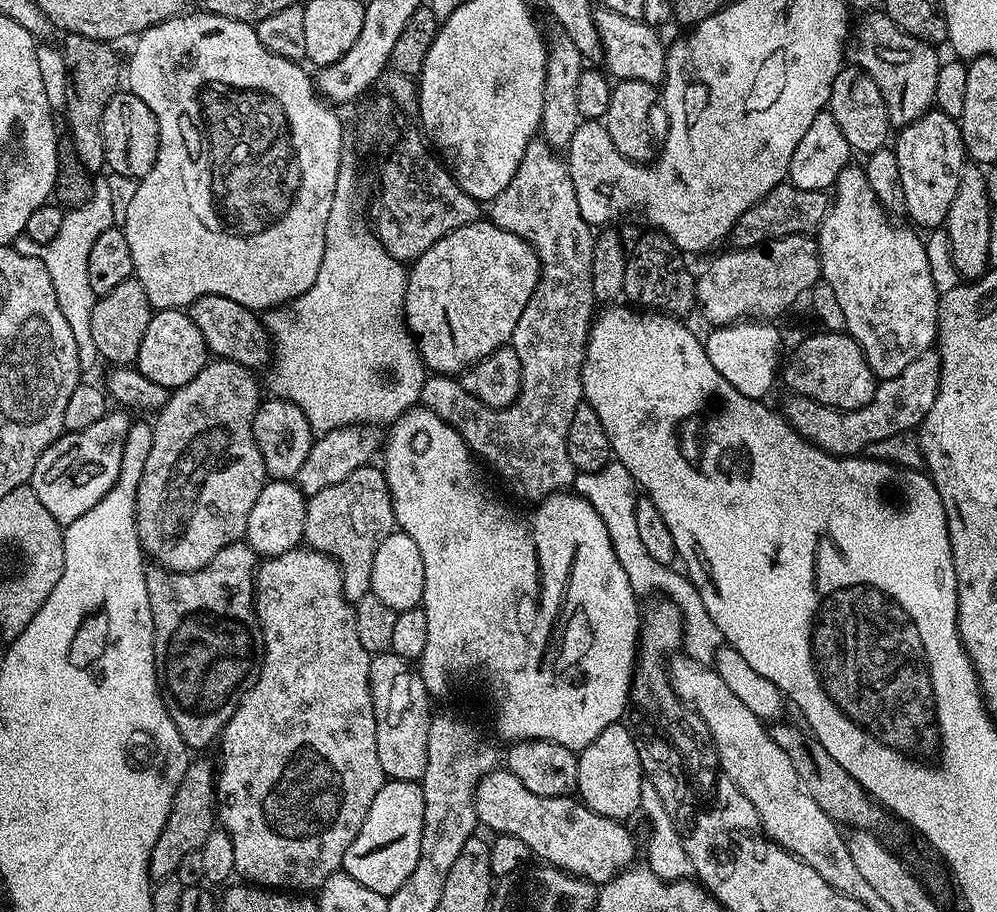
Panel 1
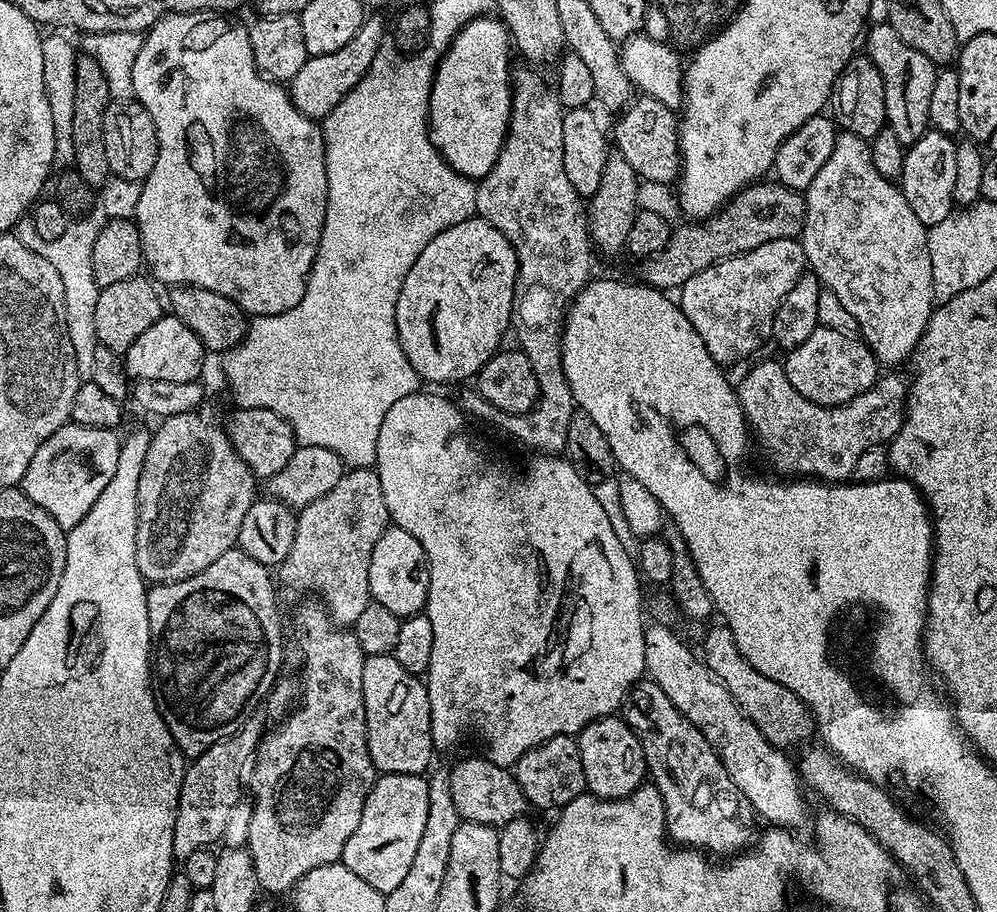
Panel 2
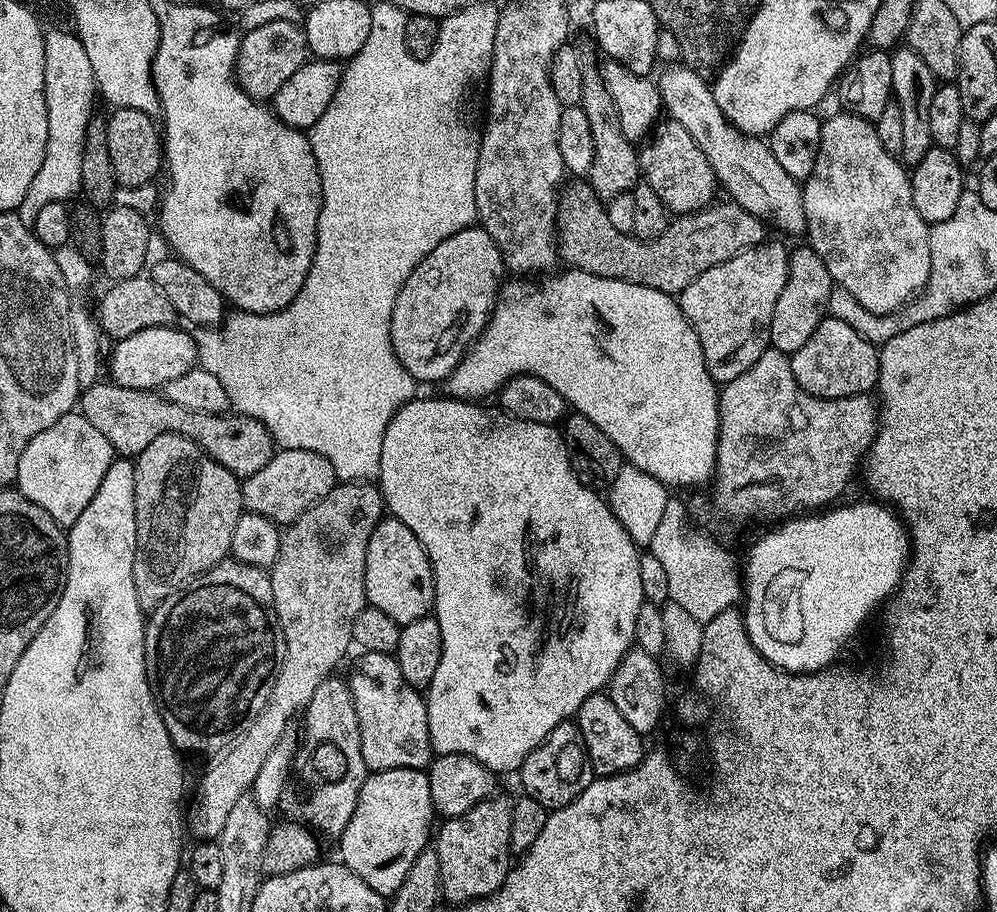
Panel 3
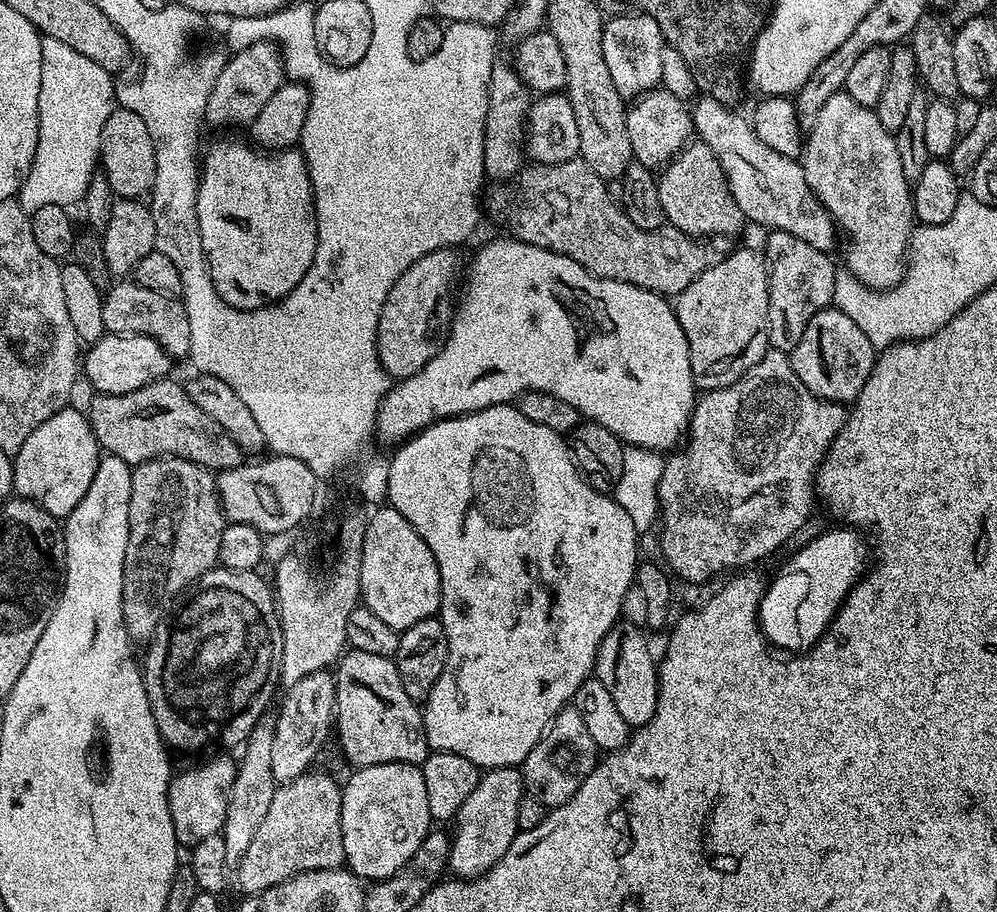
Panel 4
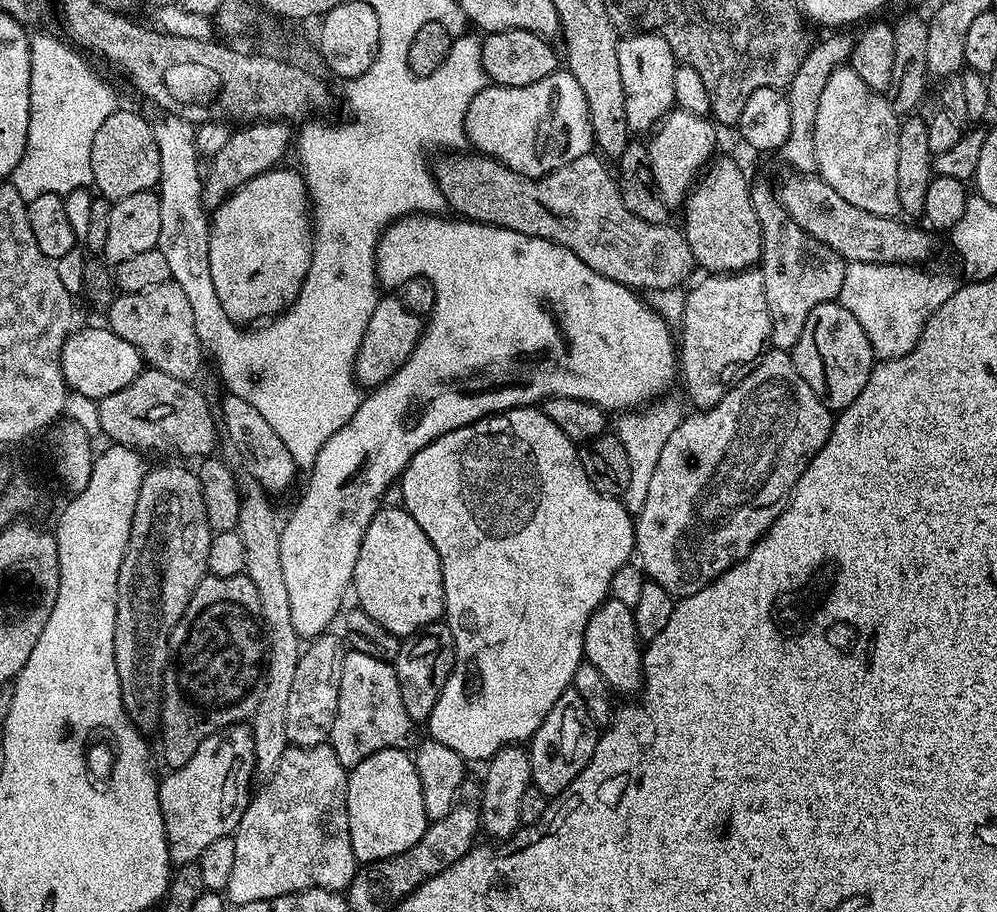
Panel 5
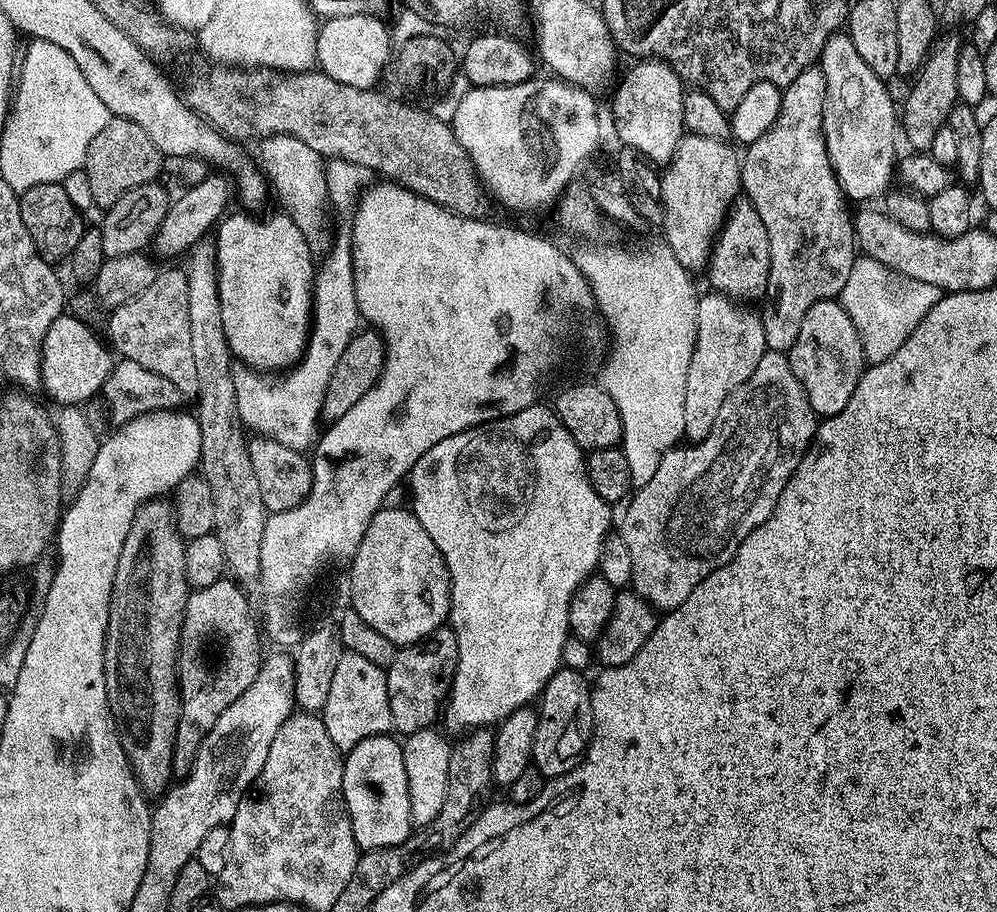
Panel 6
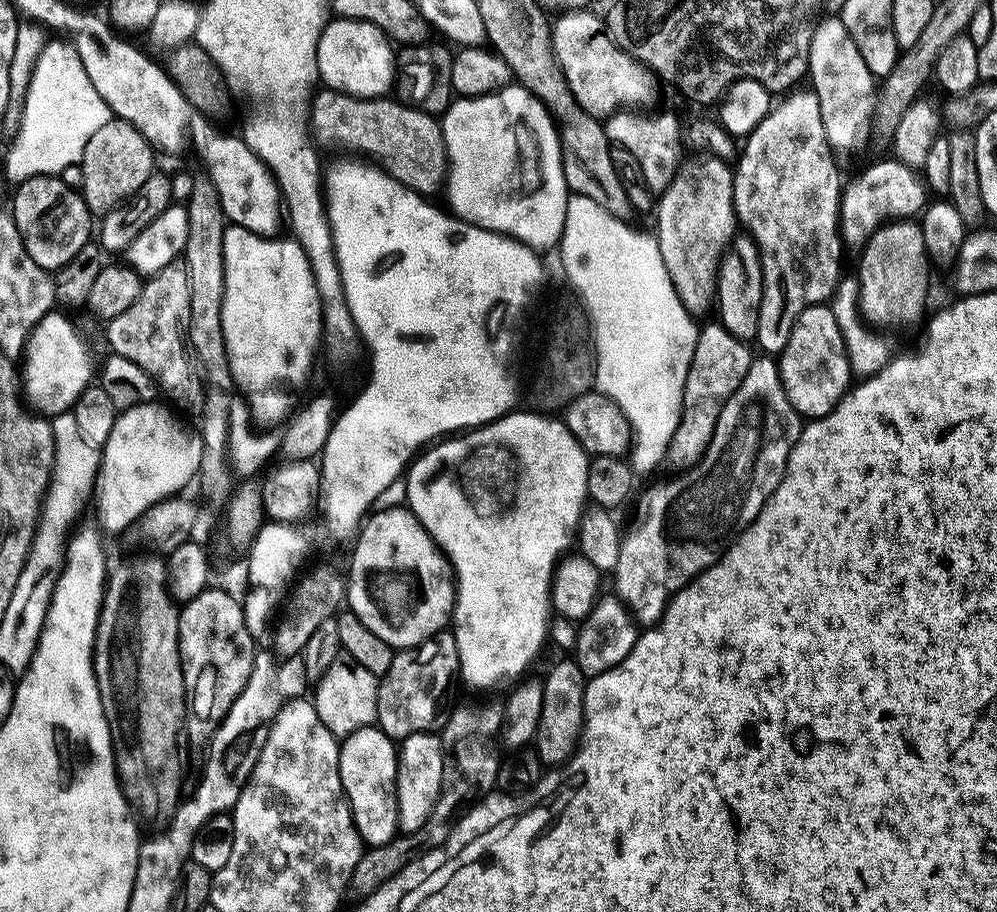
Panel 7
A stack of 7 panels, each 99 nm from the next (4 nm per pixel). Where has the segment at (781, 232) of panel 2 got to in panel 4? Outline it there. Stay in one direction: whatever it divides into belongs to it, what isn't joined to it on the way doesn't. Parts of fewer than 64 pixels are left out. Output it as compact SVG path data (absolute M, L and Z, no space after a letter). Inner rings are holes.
M570 158L566 162L557 164L537 164L521 167L518 173L520 188L516 182L500 182L496 188L486 196L486 212L497 216L508 223L508 228L513 237L527 244L542 246L551 252L562 254L566 258L574 258L587 272L597 278L630 282L634 286L642 286L651 292L665 298L675 298L680 295L698 274L702 274L709 266L716 263L718 253L712 248L707 248L707 243L701 242L697 237L687 236L671 226L658 230L638 230L634 222L630 222L623 207L618 203L617 197L608 193L609 185L586 162L579 158Z

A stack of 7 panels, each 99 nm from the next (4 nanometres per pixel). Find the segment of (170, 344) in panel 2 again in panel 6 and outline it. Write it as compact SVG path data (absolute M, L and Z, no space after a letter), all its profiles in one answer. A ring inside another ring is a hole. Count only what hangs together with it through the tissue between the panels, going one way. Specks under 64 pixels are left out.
M62 314L48 327L44 335L44 343L40 353L38 376L42 388L48 391L48 396L60 406L80 406L83 400L99 393L114 371L113 353L103 339L99 340L93 329L84 325L71 314Z

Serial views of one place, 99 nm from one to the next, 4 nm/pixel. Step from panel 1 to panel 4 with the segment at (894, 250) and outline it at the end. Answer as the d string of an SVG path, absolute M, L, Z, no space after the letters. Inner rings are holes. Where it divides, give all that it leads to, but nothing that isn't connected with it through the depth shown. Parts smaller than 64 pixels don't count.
M842 90L830 97L818 118L814 118L814 126L804 142L802 163L810 189L832 215L837 229L848 235L848 249L844 252L847 271L868 288L894 287L905 275L914 229L912 190L906 174L902 174L902 158L898 158L895 135L882 126L873 109L862 106Z

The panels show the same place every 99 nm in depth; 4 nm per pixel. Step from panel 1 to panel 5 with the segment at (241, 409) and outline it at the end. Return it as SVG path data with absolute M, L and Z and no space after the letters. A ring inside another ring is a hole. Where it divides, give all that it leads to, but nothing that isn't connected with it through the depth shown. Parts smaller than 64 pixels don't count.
M164 464L161 468L149 467L142 478L142 486L138 490L138 502L134 506L134 518L130 526L130 538L126 546L126 554L122 558L122 566L117 568L118 572L118 594L116 595L116 617L114 618L114 662L118 666L118 682L120 683L120 697L124 703L124 709L128 711L132 723L145 734L151 734L155 730L156 724L161 723L160 706L162 703L162 687L160 680L152 672L160 672L168 664L168 654L170 658L170 648L168 652L168 635L172 632L172 627L179 625L184 618L184 611L188 609L190 598L194 590L204 581L208 572L208 554L210 552L210 542L214 533L208 525L207 514L203 504L203 490L200 487L197 473L192 468L179 468L176 464Z

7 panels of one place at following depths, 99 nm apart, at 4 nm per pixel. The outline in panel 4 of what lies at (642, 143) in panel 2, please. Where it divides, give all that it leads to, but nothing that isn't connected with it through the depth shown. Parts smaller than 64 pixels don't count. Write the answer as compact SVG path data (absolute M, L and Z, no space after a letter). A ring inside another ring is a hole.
M698 138L684 145L678 155L672 157L658 172L658 198L662 201L665 221L671 227L687 236L708 238L704 236L736 236L746 227L746 221L742 210L738 208L738 202L734 202L734 194L730 192L728 179L722 168L722 162L718 160L718 154L710 150Z

